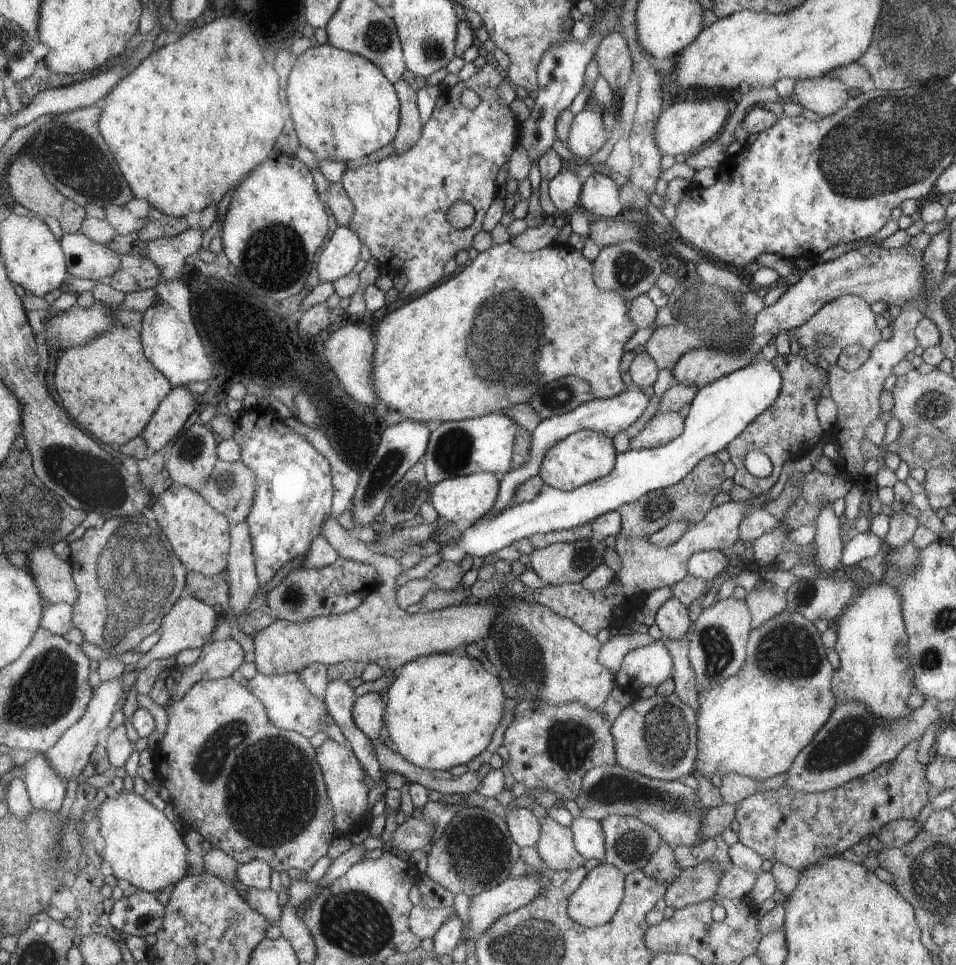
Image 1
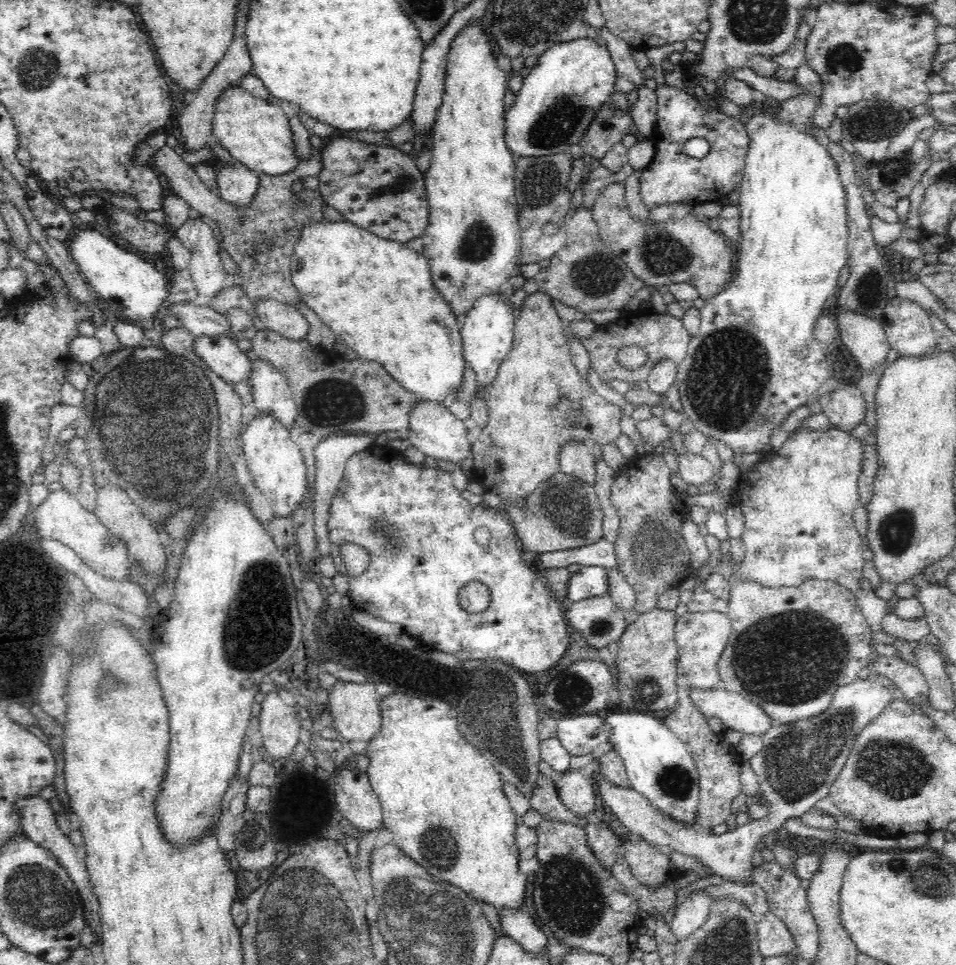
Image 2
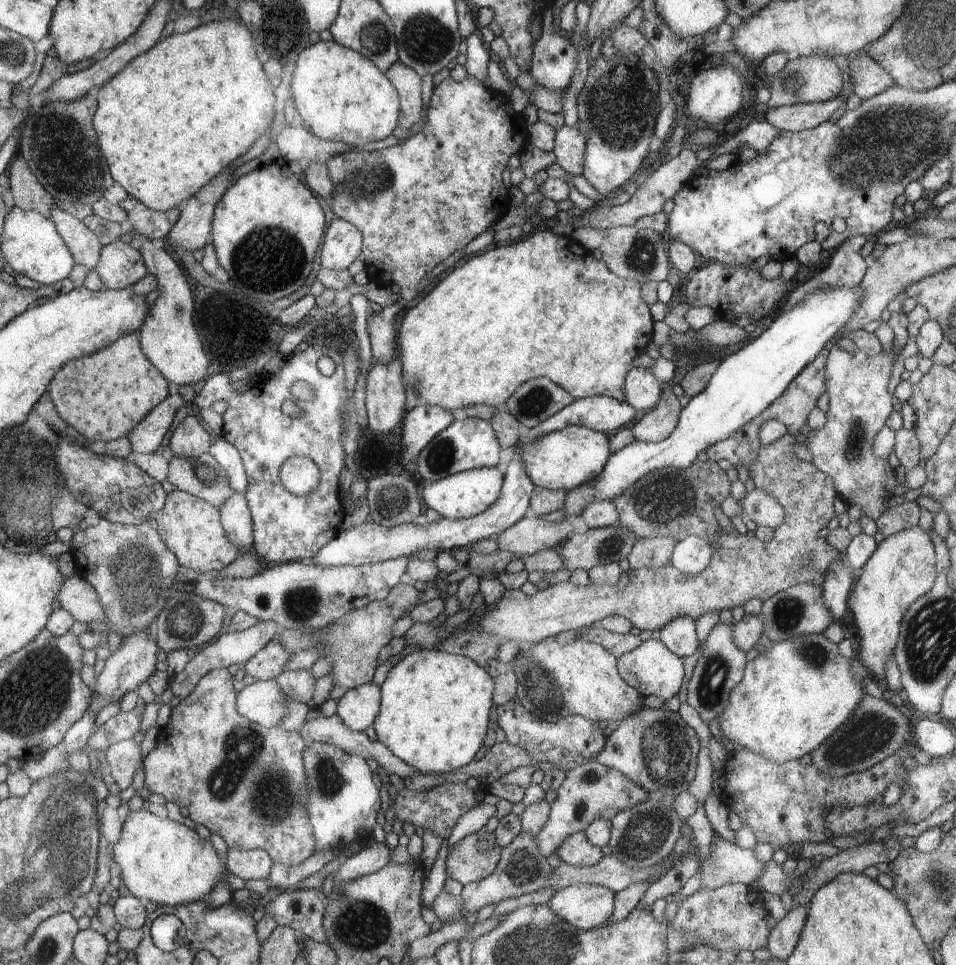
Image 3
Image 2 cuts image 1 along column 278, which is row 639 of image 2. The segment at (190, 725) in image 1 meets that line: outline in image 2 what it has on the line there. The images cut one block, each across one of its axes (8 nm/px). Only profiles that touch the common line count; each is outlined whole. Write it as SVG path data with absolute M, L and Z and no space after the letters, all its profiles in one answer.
M731 575L730 577L731 593L727 600L727 614L731 620L731 632L726 645L723 646L723 652L719 654L719 658L715 661L720 686L724 690L738 693L762 707L767 718L770 718L771 725L788 724L795 720L804 720L822 714L829 707L836 688L854 682L858 678L858 672L868 665L870 654L872 654L870 649L872 647L871 628L861 611L857 596L832 580L808 580L796 586L774 586L773 588L773 586L764 586L761 582L743 578L742 575Z

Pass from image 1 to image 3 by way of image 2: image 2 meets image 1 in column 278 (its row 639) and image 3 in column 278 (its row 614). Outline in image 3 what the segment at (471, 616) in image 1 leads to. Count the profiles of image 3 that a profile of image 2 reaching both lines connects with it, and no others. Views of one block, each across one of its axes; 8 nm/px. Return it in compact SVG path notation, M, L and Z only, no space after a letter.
M277 638L261 648L248 662L242 666L247 674L257 681L275 679L284 672L286 662L290 660L289 652Z

